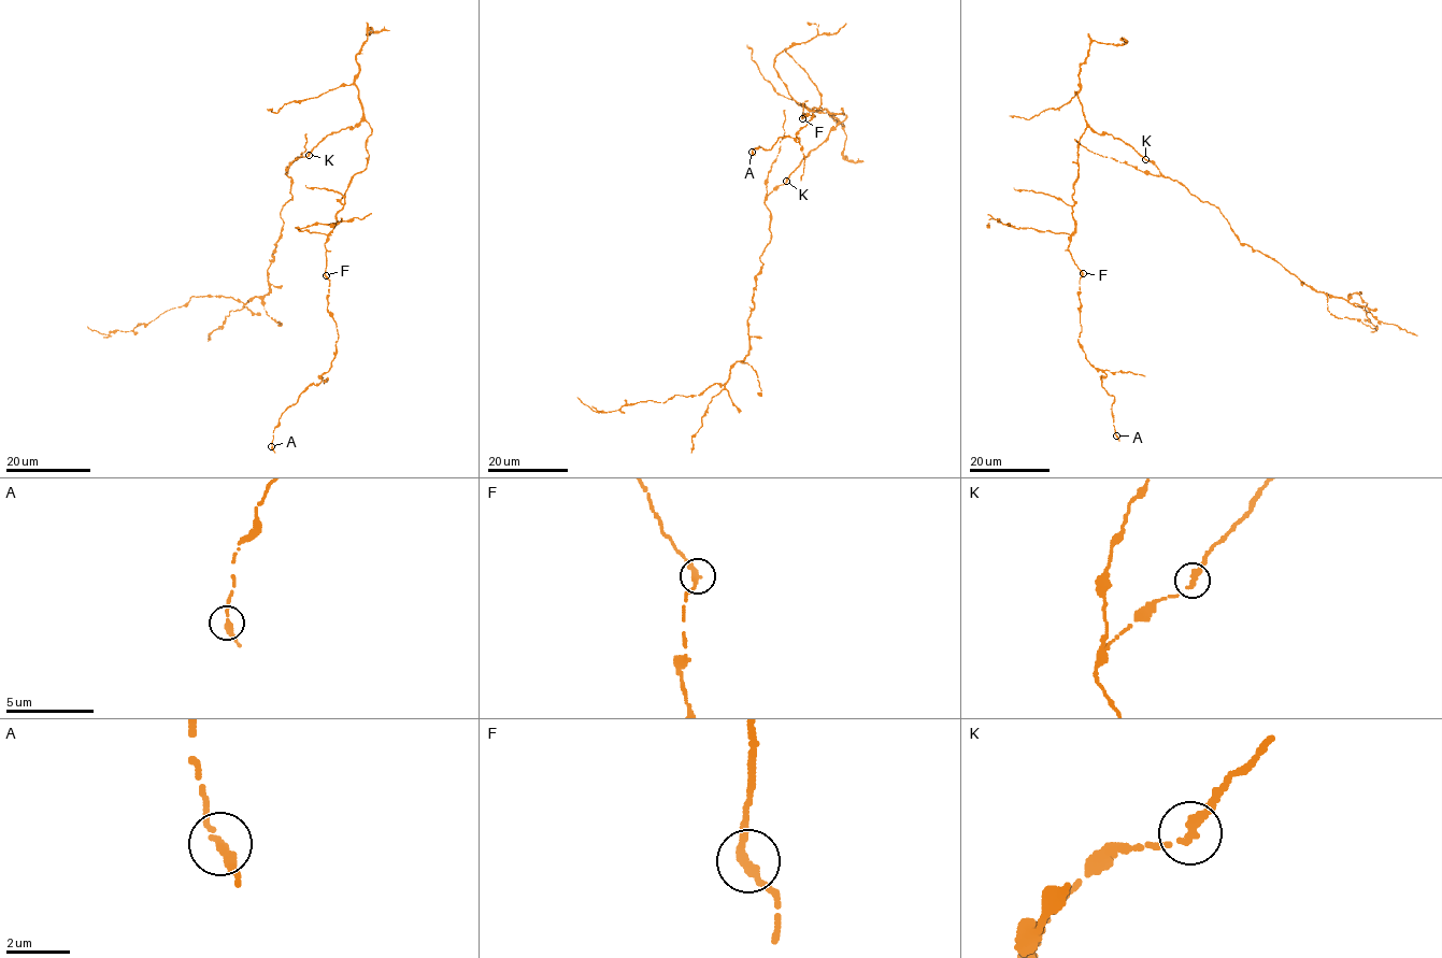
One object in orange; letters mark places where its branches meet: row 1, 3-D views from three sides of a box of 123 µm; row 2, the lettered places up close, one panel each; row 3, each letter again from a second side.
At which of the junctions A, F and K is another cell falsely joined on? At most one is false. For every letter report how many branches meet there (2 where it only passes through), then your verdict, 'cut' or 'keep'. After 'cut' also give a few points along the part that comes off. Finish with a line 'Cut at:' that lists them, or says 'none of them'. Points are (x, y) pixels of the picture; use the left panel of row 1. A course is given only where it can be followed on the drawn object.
A: 2 | keep
F: 2 | keep
K: 2 | keep
Cut at: none of them

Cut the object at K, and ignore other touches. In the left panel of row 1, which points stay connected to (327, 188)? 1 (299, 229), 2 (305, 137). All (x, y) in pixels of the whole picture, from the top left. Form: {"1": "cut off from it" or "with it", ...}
{"1": "with it", "2": "cut off from it"}

